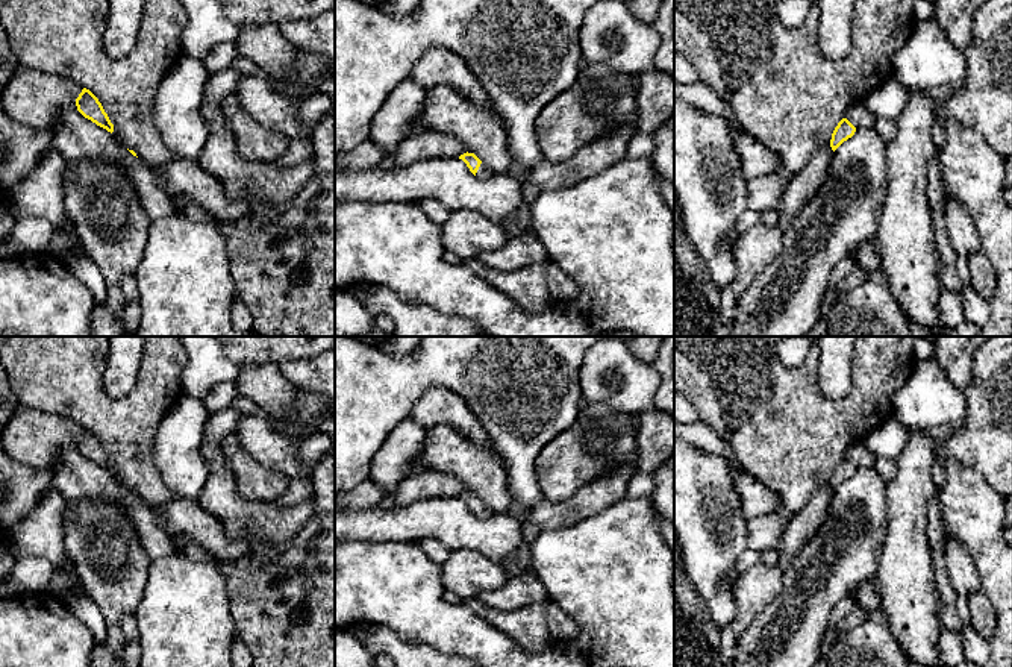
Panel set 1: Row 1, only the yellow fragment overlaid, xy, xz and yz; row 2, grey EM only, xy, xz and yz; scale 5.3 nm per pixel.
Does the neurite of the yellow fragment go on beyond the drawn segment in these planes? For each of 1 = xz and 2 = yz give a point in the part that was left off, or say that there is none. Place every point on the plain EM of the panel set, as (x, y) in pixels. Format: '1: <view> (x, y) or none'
1: xz (484, 511)
2: none

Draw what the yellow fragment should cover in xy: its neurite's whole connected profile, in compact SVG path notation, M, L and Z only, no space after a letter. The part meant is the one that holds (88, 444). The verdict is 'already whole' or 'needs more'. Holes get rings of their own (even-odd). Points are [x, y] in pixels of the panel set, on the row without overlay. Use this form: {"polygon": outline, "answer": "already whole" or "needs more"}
{"polygon": "M86 427L82 429L79 437L76 438L77 450L97 465L106 468L108 471L114 471L114 464L111 462L108 453L105 452L98 438Z", "answer": "already whole"}

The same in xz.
{"polygon": "M464 493L459 496L459 499L462 499L467 506L470 508L470 511L477 515L479 518L488 518L491 515L494 515L494 512L489 509L488 505L485 505L474 493Z", "answer": "needs more"}

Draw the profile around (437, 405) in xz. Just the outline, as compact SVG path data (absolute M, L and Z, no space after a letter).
M432 385L417 399L411 418L424 429L435 424L448 424L458 429L464 437L494 453L503 467L503 461L495 452L486 429L464 399L453 391Z

